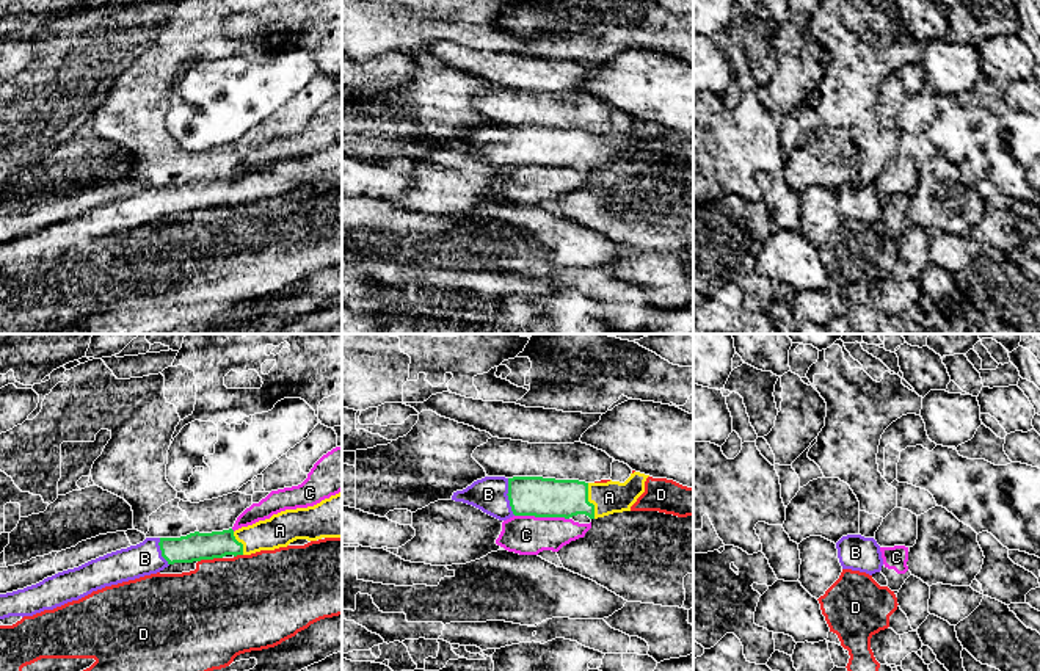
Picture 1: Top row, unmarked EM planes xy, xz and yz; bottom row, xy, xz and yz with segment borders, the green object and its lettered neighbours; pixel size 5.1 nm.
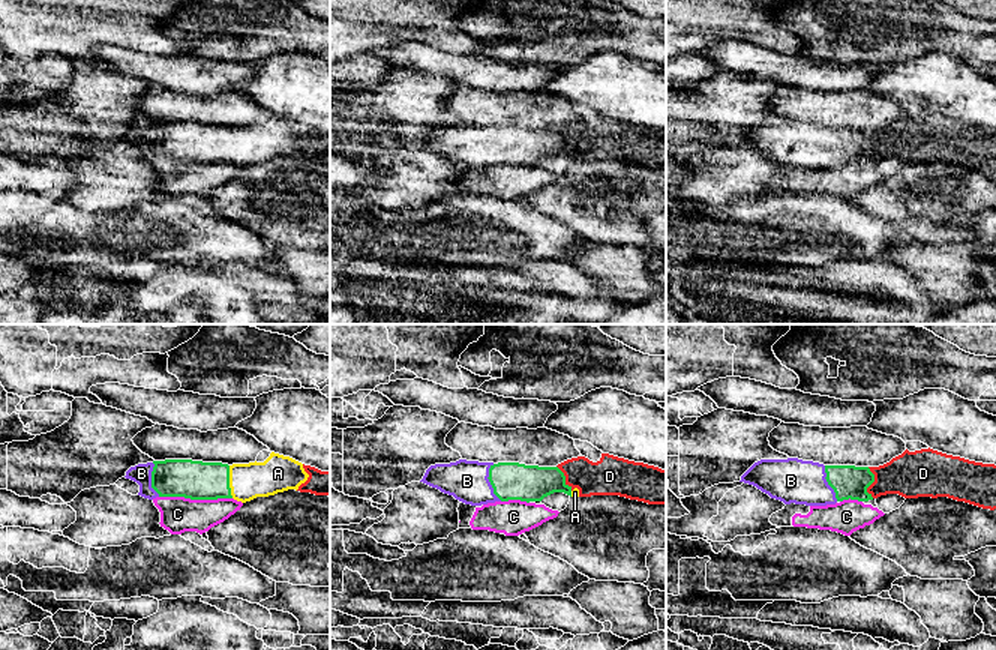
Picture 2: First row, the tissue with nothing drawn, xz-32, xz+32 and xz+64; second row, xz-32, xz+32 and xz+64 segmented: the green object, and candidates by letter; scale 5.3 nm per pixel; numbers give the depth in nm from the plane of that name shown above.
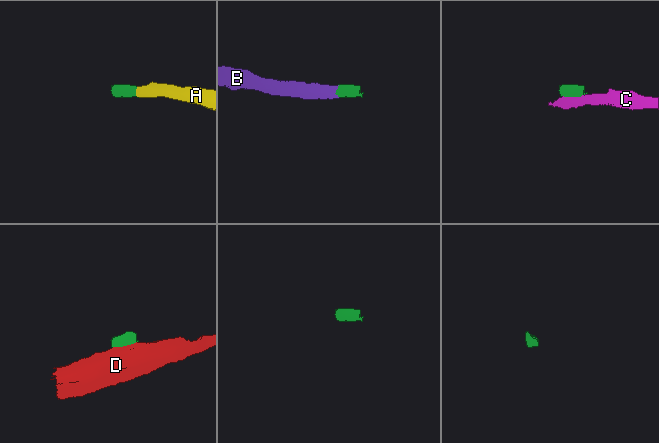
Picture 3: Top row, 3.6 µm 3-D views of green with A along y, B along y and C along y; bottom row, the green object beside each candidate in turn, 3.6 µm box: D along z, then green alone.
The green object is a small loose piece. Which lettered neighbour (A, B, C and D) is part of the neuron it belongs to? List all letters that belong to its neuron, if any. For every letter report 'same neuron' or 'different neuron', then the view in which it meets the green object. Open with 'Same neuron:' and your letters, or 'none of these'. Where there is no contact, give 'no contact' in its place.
Same neuron: A, B
A: same neuron | xz
B: same neuron | xz
C: different neuron | xz
D: different neuron | xy

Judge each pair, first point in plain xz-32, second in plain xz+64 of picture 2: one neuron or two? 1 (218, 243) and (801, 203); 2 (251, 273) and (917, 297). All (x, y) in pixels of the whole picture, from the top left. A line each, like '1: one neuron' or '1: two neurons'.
1: one neuron
2: one neuron

